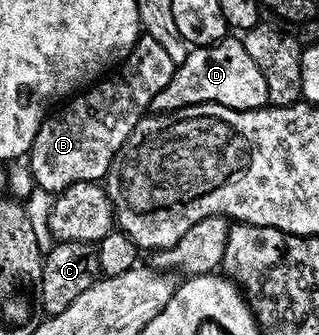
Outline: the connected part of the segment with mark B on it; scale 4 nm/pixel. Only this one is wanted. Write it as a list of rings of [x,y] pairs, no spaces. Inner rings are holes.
[[[146,34],[135,41],[129,56],[118,69],[123,80],[111,80],[108,84],[99,82],[88,87],[82,94],[60,103],[41,122],[29,153],[29,167],[38,187],[58,194],[74,183],[86,180],[99,182],[106,177],[117,150],[121,150],[125,138],[129,138],[137,122],[143,119],[153,98],[169,86],[177,67],[173,58],[169,58],[165,46]],[[138,80],[143,83],[140,96],[131,85]]]

